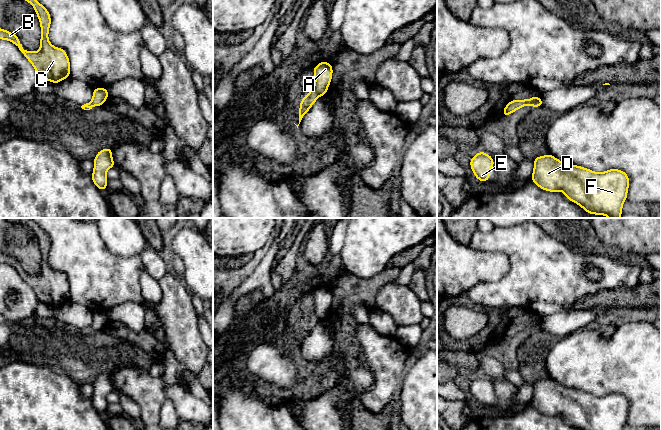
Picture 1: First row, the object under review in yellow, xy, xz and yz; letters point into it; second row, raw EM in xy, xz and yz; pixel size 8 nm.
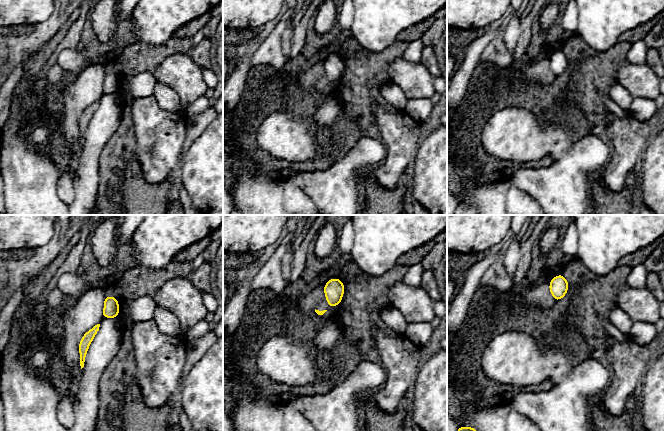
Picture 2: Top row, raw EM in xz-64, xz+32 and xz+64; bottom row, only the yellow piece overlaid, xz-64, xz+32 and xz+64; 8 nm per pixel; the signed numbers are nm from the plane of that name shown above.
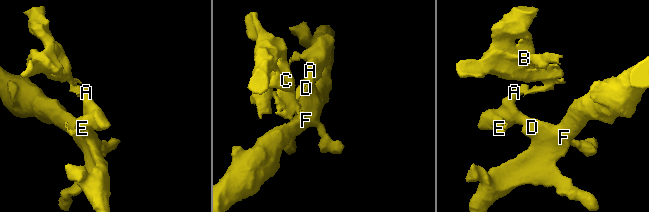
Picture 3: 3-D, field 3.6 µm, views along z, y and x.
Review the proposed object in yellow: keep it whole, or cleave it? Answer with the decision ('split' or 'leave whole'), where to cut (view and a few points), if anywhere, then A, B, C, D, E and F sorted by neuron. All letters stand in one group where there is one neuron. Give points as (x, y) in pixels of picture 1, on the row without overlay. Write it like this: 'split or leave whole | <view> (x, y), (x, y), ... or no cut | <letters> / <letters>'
split | xz (314, 310), (319, 320) | A D E F / B C

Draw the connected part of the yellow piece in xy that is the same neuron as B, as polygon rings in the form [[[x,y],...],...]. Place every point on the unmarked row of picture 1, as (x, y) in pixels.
[[[31,218],[5,219],[11,223],[24,223],[35,233],[42,255],[40,273],[36,276],[24,274],[18,260],[2,252],[0,252],[0,263],[15,268],[23,277],[24,281],[33,289],[40,303],[56,308],[69,302],[70,285],[66,275],[62,272],[54,271],[49,266],[48,258],[51,249],[51,240],[49,235]]]

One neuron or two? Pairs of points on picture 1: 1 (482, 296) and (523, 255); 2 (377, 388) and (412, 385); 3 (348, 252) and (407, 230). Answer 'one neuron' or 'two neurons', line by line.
1: one neuron
2: two neurons
3: one neuron

